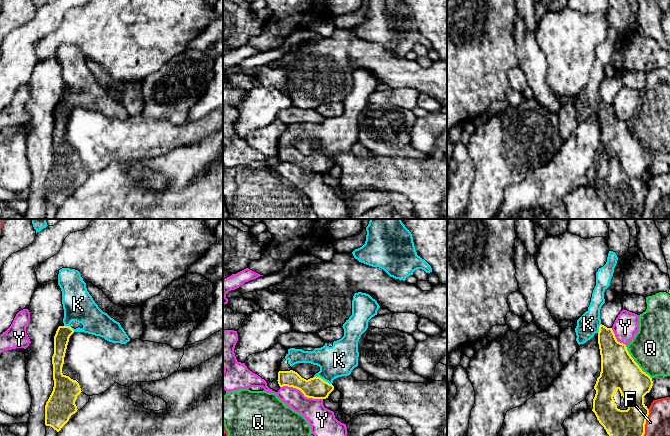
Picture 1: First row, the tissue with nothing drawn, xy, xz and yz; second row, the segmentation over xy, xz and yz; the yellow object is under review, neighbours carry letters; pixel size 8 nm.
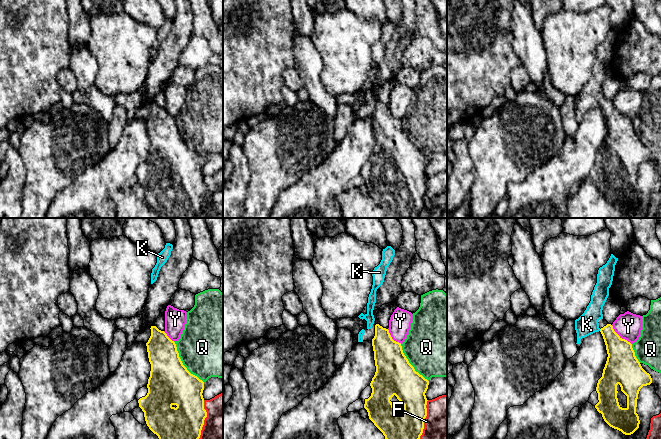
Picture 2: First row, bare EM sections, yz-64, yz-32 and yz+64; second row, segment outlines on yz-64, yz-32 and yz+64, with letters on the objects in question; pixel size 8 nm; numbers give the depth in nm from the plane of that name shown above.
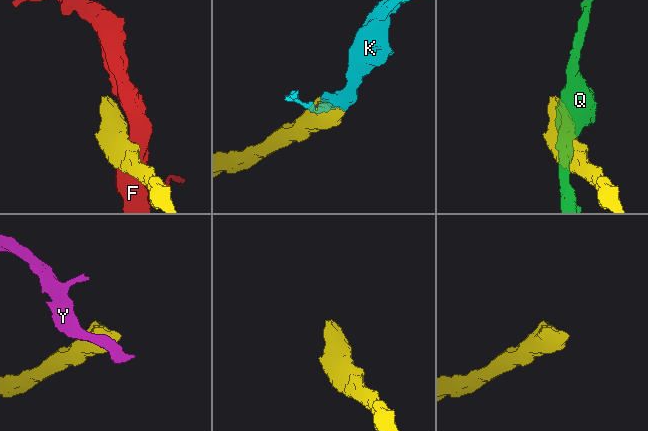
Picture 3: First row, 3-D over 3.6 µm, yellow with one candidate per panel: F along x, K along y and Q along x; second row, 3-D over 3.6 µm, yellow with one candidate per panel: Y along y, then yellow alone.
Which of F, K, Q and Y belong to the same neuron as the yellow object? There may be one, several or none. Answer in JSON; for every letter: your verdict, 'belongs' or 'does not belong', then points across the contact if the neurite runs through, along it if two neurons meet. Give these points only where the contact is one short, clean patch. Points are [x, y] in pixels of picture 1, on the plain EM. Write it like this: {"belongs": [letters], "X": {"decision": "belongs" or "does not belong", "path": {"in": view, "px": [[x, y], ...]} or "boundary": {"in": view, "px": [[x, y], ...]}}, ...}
{"belongs": ["K"], "F": {"decision": "does not belong"}, "K": {"decision": "belongs", "path": {"in": "xz", "px": [[316, 164], [322, 155], [339, 136]]}}, "Q": {"decision": "does not belong"}, "Y": {"decision": "does not belong"}}

